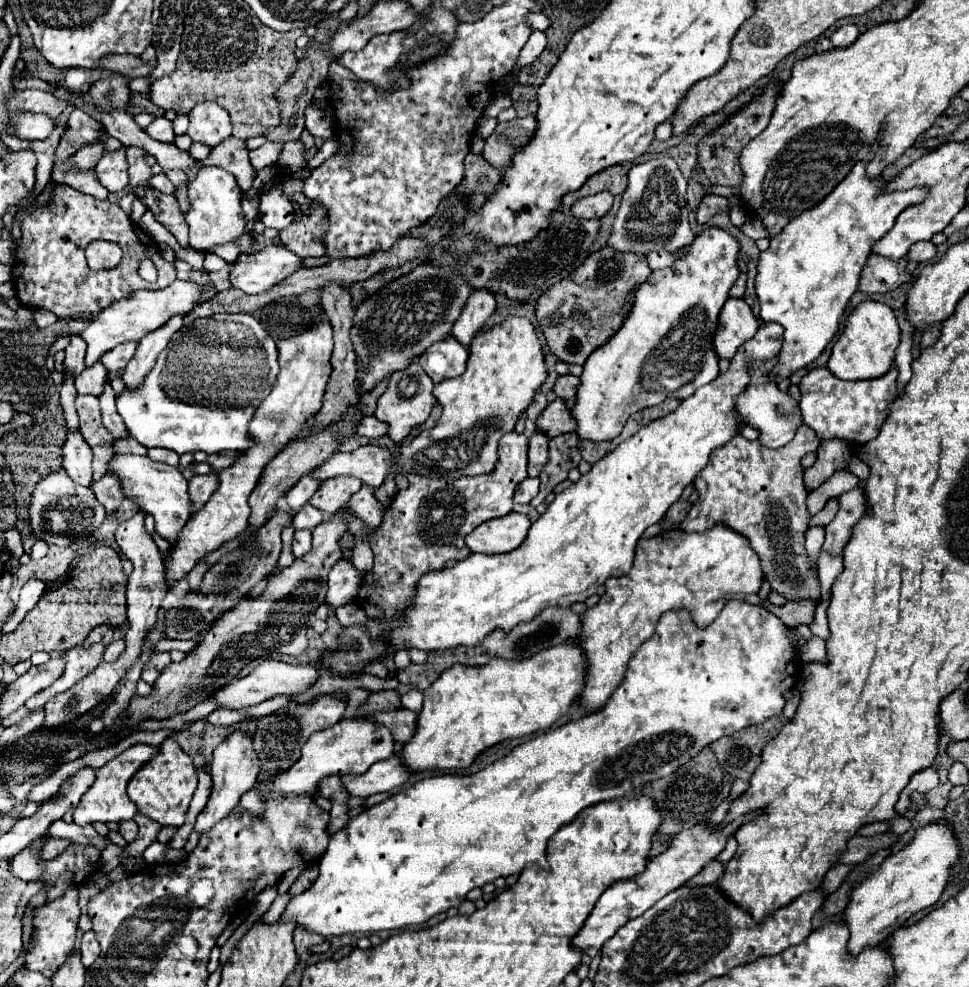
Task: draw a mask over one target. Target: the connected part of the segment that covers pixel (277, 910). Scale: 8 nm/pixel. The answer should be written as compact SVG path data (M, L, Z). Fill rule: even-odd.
M286 893L283 896L277 896L272 906L262 916L262 919L269 924L276 922L282 915L283 911L285 910L285 907L287 906L287 903L289 903L290 900L291 895L289 895L289 893Z

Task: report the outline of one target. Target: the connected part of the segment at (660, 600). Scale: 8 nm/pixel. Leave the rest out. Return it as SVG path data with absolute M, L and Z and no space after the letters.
M713 525L711 529L703 533L683 533L681 529L669 529L661 531L653 539L641 539L635 549L635 561L627 575L605 581L605 595L599 599L597 607L591 607L583 615L583 627L579 633L579 643L583 645L589 661L589 673L585 679L585 689L581 693L581 703L589 711L601 709L609 697L613 695L613 689L617 689L627 671L627 663L633 657L635 649L643 645L649 637L655 633L655 625L659 617L669 609L687 607L695 623L699 627L705 627L711 623L717 613L723 609L723 605L729 599L745 599L747 595L757 595L763 583L763 573L759 565L759 557L755 557L755 551L751 549L749 541L741 533L735 533L733 529L727 529L727 525Z

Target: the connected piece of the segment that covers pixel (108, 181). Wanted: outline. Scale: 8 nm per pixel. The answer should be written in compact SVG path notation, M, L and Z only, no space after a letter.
M113 151L107 153L97 165L95 165L95 173L101 181L103 187L107 187L111 193L115 191L123 191L127 187L127 159L125 159L125 151Z

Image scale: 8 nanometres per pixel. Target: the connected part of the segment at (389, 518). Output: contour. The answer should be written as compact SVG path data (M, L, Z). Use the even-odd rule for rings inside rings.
M507 433L499 441L497 449L497 465L491 473L475 475L475 477L419 477L415 473L409 473L409 487L405 491L399 491L391 505L385 511L385 517L379 525L379 533L375 533L371 541L371 549L375 553L375 567L369 571L363 579L363 589L357 595L357 601L371 611L371 617L377 619L393 619L395 615L401 615L409 601L415 597L415 589L419 579L433 569L443 569L447 561L459 561L467 559L471 551L465 545L465 535L471 533L477 525L503 517L513 511L513 493L515 487L527 477L527 437L517 433Z

